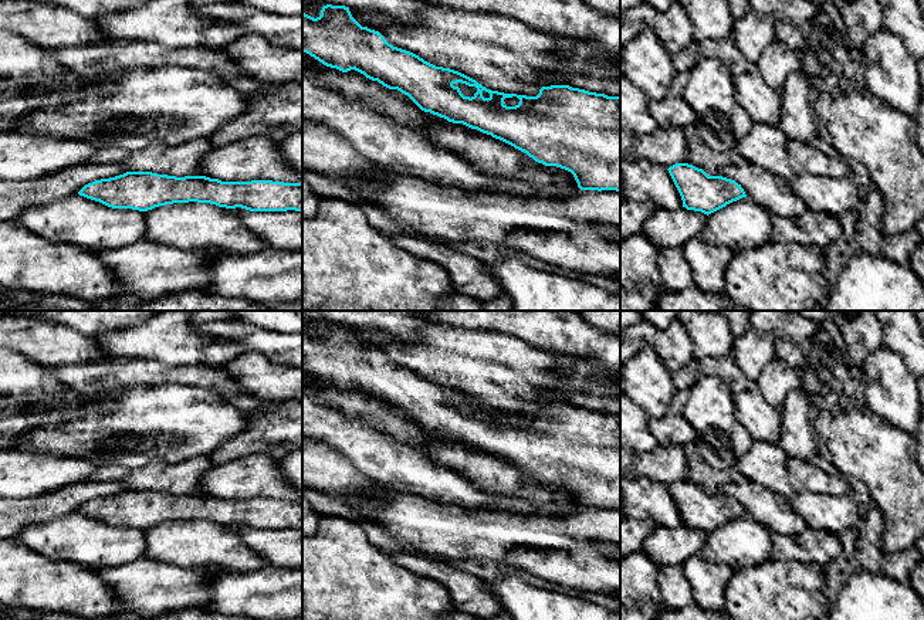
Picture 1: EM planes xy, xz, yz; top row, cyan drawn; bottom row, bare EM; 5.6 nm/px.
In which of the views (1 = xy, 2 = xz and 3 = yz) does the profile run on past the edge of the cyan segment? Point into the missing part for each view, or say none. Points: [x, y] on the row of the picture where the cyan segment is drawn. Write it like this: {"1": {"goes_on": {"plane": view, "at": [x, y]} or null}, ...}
{"1": {"goes_on": null}, "2": {"goes_on": null}, "3": {"goes_on": null}}

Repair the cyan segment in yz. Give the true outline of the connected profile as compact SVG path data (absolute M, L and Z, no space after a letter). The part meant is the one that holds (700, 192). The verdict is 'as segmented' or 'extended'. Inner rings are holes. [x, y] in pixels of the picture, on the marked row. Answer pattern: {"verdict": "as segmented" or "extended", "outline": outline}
{"verdict": "as segmented", "outline": "M688 163L670 166L669 173L687 210L711 214L727 204L747 197L741 184L722 176L708 176Z"}

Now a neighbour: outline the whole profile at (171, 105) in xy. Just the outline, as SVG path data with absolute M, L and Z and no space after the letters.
M176 65L106 71L89 79L74 71L28 79L50 104L17 132L88 140L98 149L115 146L125 136L165 146L207 139L250 106L248 95L229 87L221 74Z

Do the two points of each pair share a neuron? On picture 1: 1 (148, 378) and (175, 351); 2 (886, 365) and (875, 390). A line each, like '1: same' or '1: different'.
1: different
2: same

